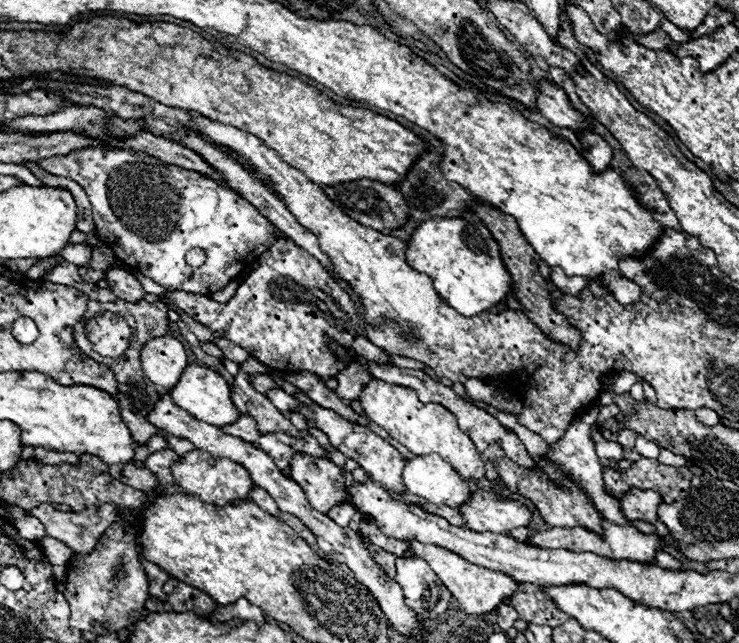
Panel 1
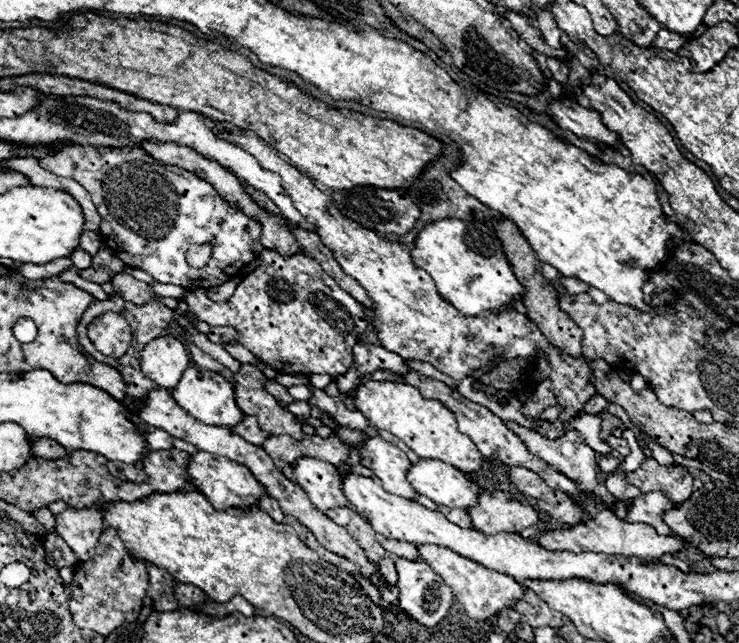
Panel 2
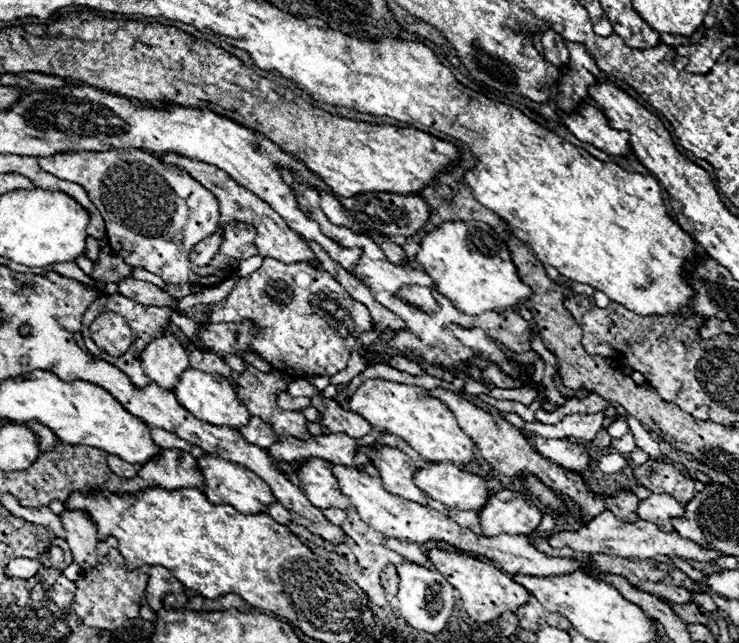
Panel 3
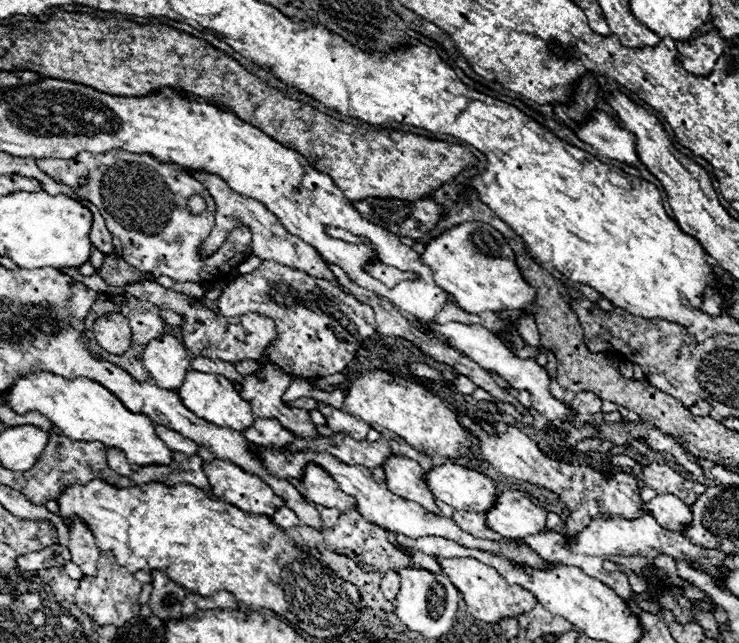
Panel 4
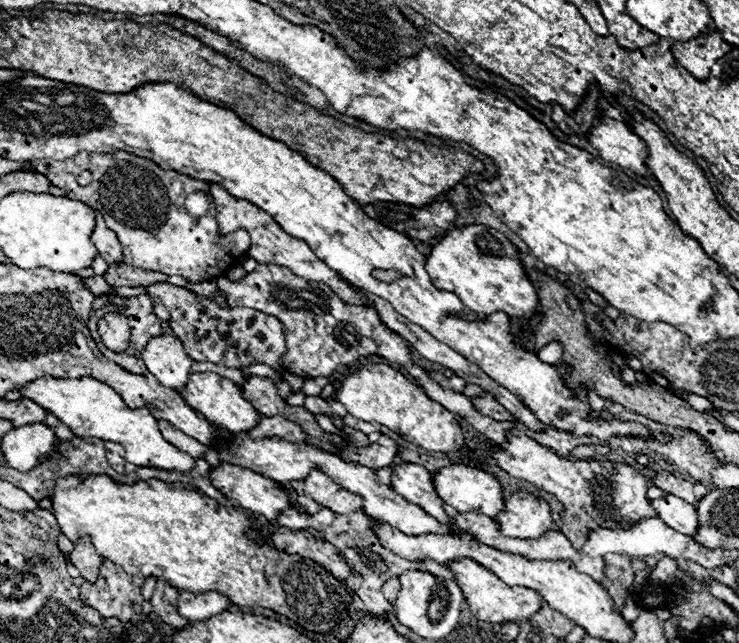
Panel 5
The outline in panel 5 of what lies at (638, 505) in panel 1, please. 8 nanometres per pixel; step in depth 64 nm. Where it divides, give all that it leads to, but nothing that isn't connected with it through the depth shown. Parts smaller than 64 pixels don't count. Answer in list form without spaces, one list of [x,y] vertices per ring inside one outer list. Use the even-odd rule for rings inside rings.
[[[668,494],[666,498],[652,500],[652,506],[656,508],[658,518],[664,520],[670,528],[688,536],[694,536],[698,532],[698,514],[694,504],[688,504],[686,500]]]

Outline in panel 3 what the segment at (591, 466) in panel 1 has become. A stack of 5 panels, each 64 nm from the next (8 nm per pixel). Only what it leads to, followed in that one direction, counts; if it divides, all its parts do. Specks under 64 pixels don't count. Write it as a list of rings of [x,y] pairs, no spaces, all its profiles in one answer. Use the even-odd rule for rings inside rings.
[[[534,436],[532,444],[542,456],[550,458],[558,466],[564,466],[566,470],[584,472],[590,462],[590,456],[586,454],[582,444],[572,444],[568,440],[546,440],[540,436]]]

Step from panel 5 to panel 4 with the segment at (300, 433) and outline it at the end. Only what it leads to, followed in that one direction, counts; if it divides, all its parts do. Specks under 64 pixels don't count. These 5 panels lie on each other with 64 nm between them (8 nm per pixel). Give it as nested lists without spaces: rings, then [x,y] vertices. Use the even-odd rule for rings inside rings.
[[[256,418],[252,424],[252,430],[244,432],[244,438],[252,444],[274,444],[274,446],[284,446],[294,442],[298,436],[292,434],[290,430],[284,430],[280,422],[270,420],[270,418]]]

